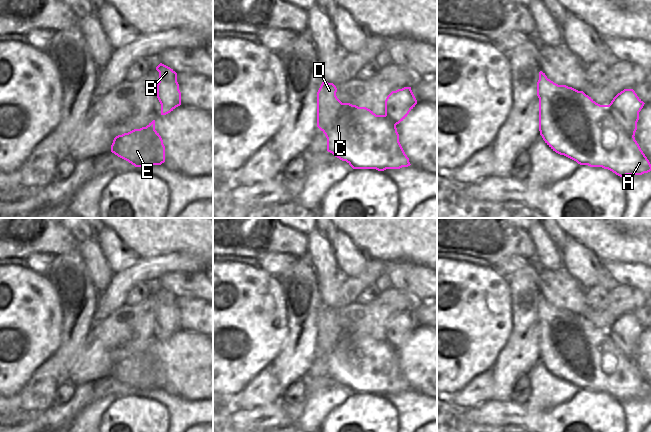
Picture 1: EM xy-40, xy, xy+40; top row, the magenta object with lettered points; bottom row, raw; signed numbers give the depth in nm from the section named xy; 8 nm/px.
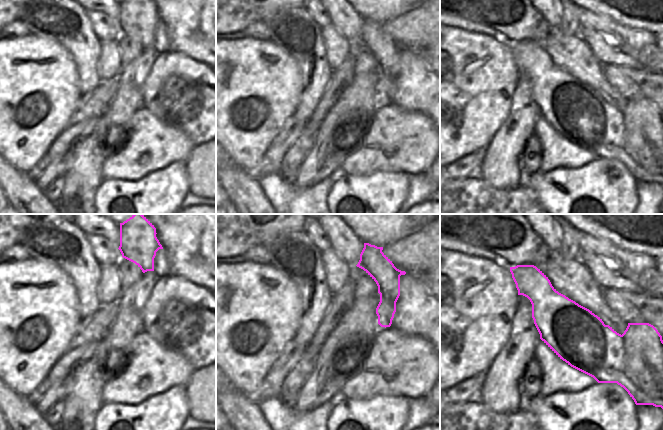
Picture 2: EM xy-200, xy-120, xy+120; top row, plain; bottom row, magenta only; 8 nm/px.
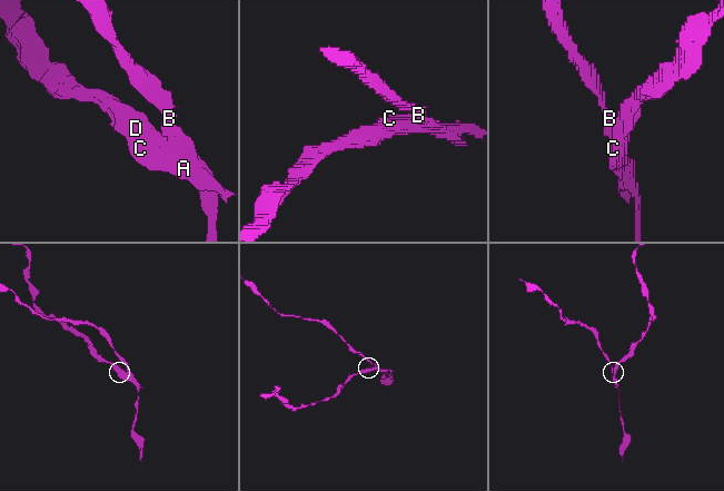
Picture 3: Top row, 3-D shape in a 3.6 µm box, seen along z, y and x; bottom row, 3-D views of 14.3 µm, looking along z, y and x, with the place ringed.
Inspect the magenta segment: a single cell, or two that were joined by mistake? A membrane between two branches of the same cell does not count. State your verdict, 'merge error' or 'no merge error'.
merge error

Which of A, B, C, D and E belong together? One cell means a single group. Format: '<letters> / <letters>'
A C D E / B

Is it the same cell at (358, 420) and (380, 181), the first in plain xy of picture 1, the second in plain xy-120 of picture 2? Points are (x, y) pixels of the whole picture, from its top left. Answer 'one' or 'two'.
one

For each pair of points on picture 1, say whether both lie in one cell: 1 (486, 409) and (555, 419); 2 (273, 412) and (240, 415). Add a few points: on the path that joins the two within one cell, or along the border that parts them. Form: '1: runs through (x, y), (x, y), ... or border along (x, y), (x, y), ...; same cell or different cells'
1: runs through (503, 413), (516, 413), (526, 419), (538, 419); same cell
2: runs through (265, 414), (248, 415); same cell

